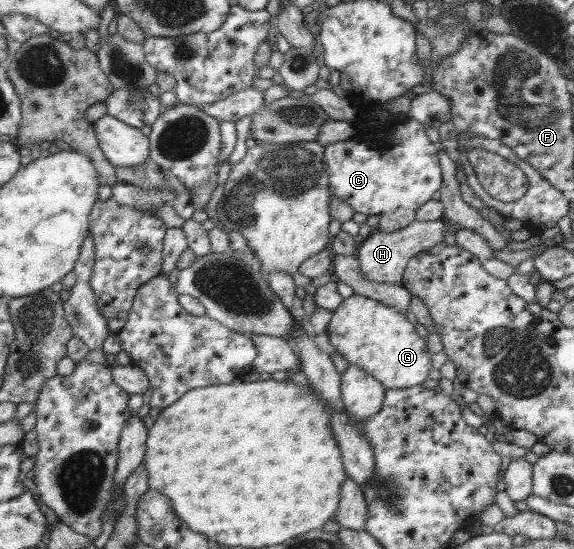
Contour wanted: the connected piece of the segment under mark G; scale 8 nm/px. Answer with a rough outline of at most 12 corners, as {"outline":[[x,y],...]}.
{"outline":[[355,293],[327,336],[386,389],[421,386],[432,353],[404,313]]}

